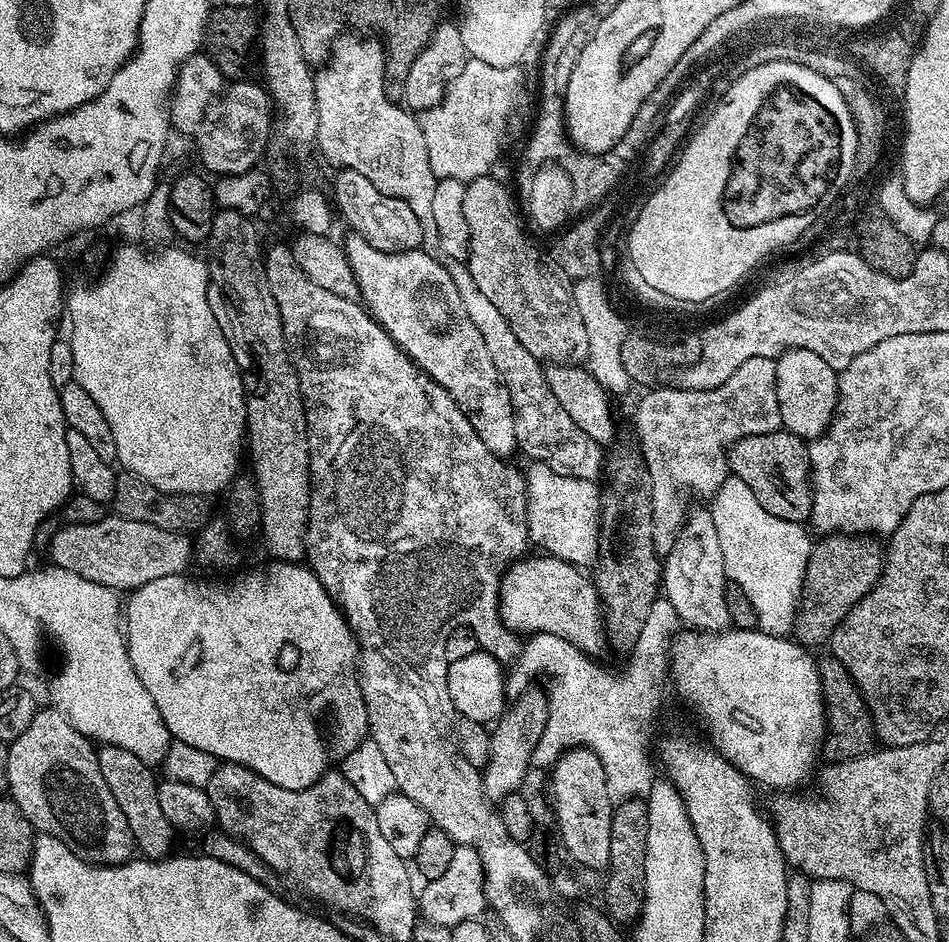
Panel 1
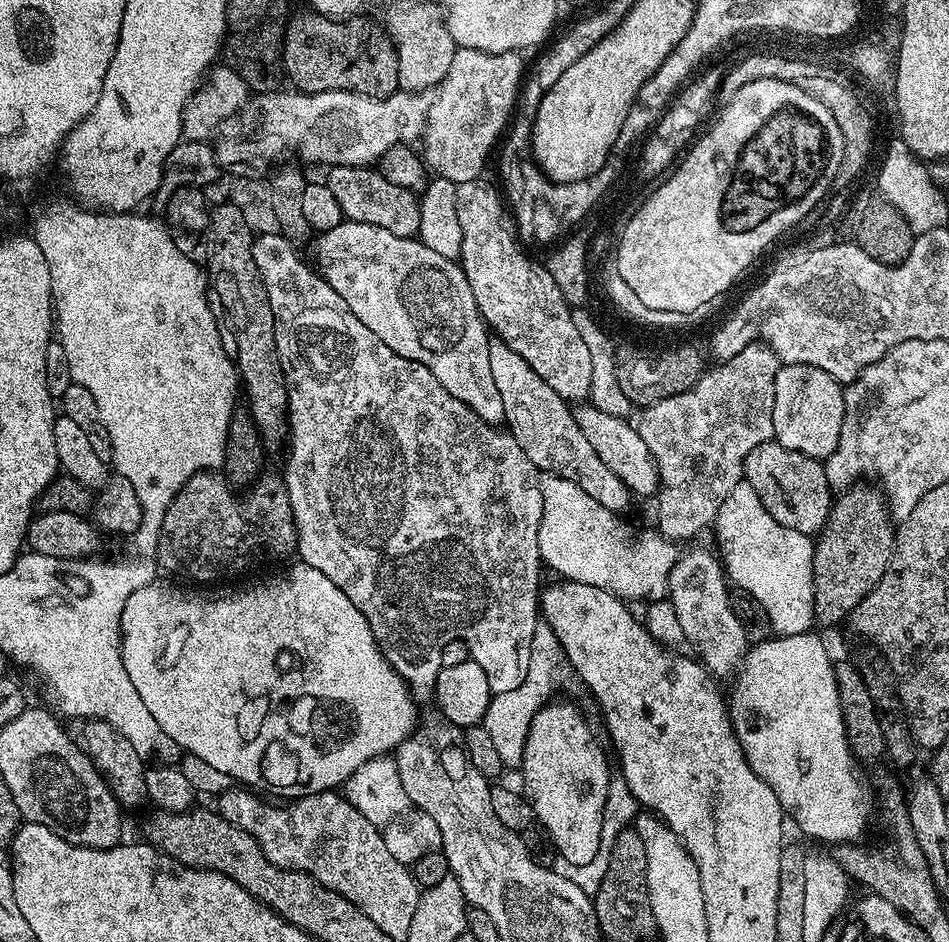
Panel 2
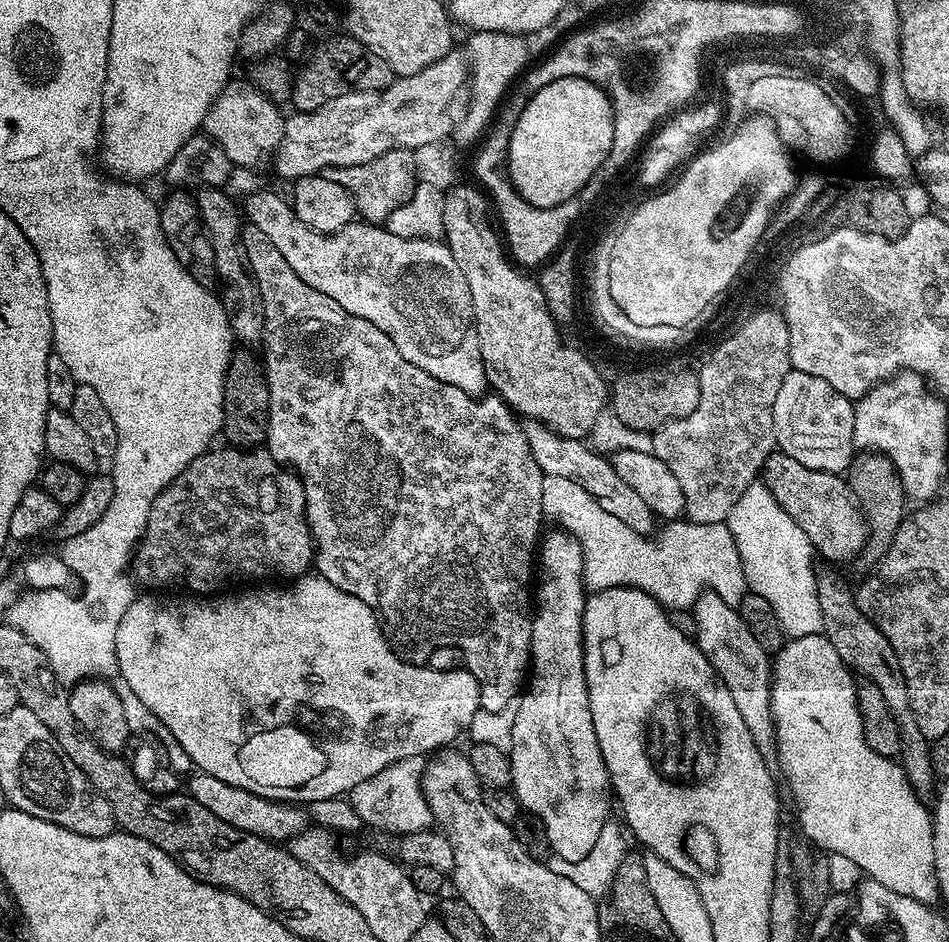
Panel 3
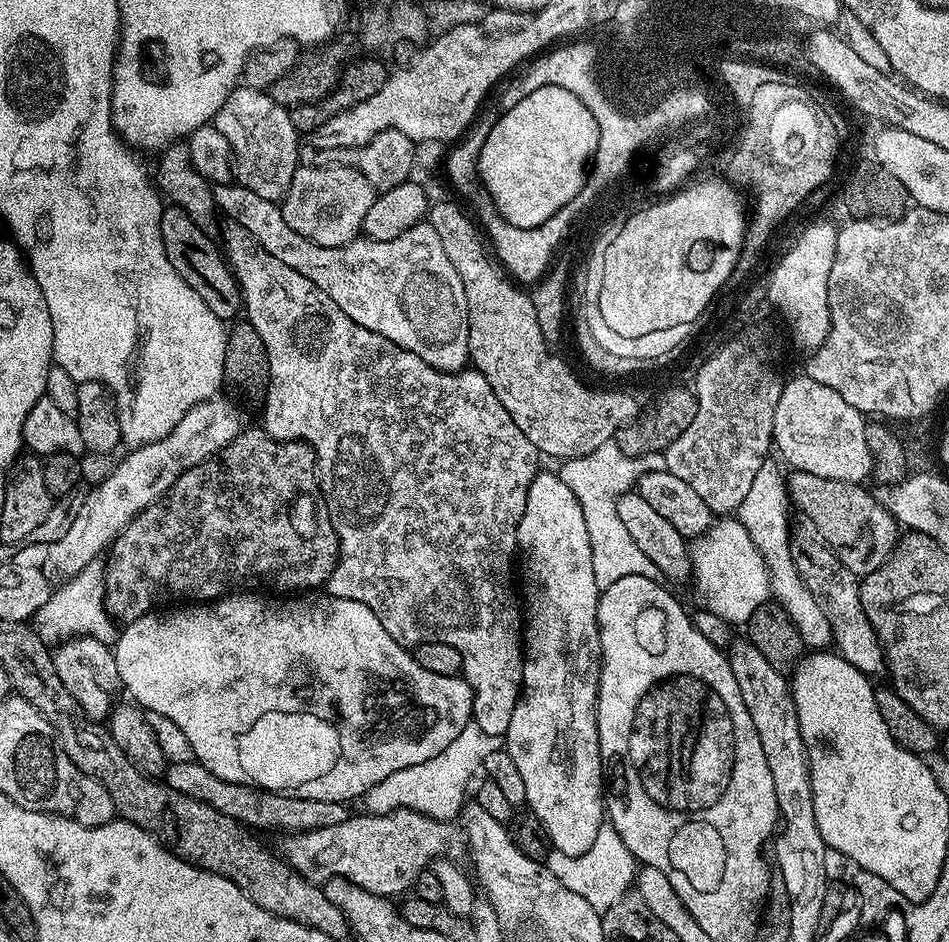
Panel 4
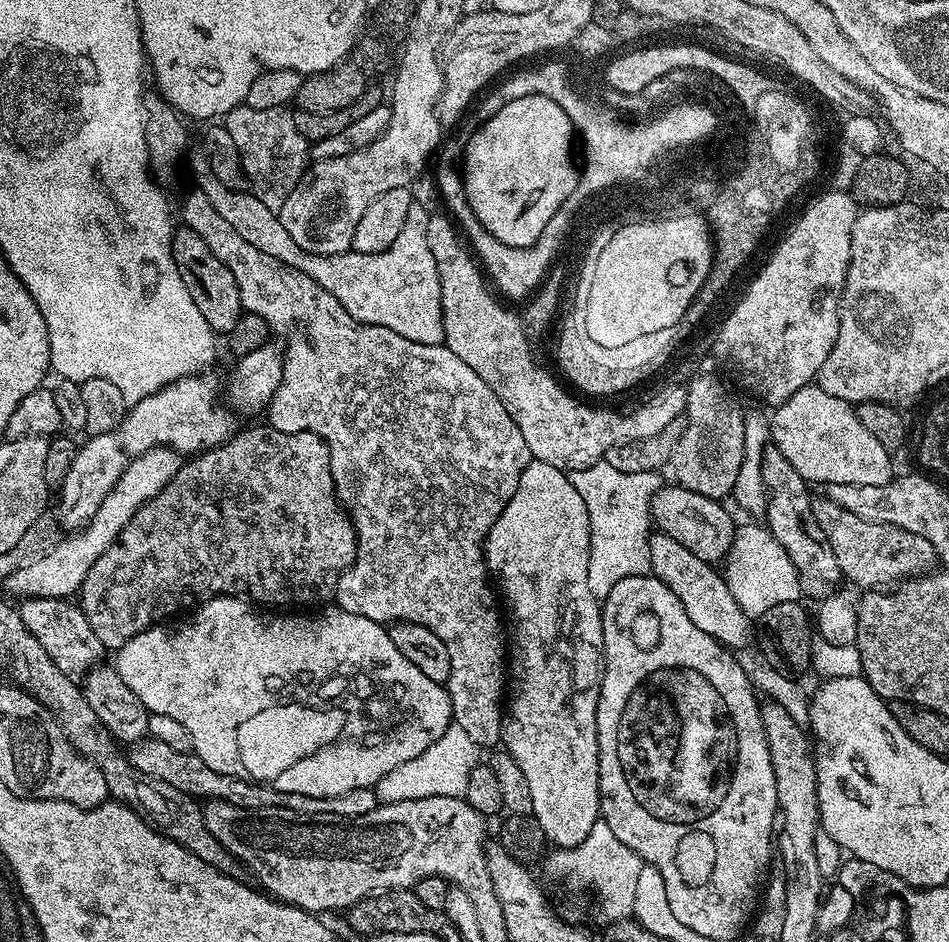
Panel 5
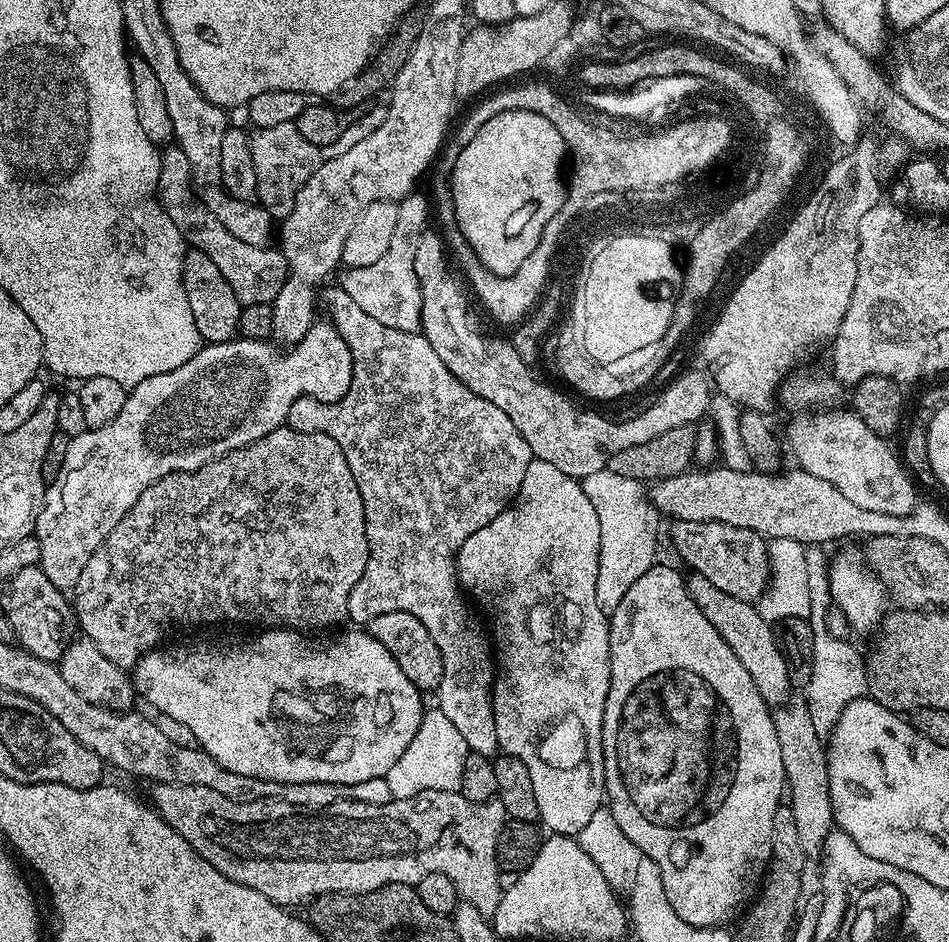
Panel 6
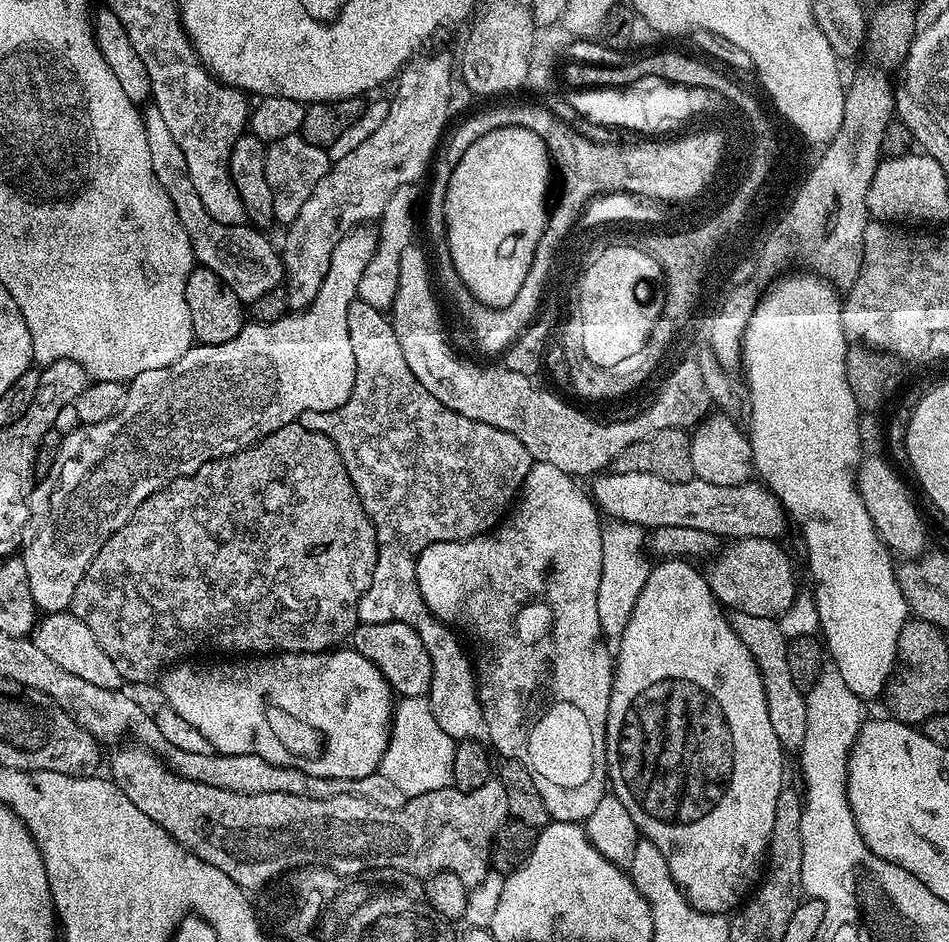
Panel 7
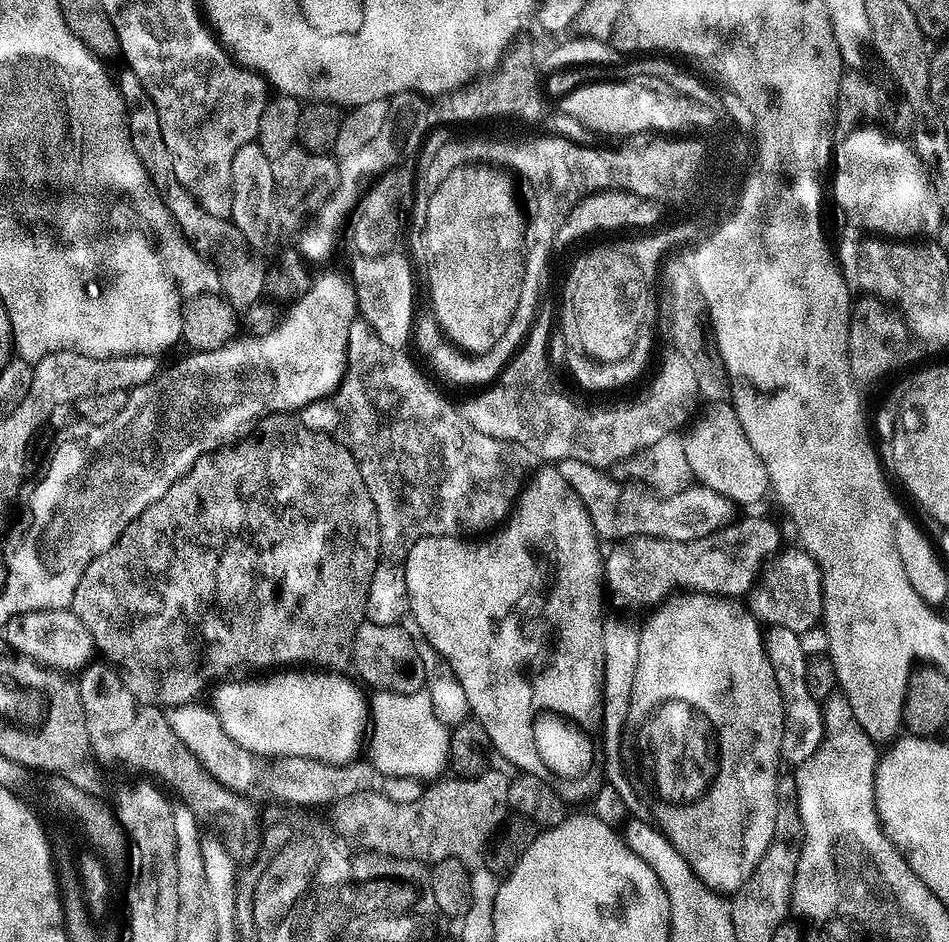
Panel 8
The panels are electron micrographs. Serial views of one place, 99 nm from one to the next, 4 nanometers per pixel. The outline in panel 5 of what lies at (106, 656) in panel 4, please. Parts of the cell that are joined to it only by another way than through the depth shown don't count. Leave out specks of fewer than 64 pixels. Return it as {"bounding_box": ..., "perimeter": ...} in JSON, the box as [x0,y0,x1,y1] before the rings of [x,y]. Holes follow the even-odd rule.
{"bounding_box":[18,598,105,678],"perimeter":[[[28,598],[19,605],[18,611],[26,630],[42,642],[46,654],[54,658],[54,666],[73,678],[83,677],[103,661],[105,646],[86,622],[86,614],[75,603],[67,599],[51,600],[50,598]]]}

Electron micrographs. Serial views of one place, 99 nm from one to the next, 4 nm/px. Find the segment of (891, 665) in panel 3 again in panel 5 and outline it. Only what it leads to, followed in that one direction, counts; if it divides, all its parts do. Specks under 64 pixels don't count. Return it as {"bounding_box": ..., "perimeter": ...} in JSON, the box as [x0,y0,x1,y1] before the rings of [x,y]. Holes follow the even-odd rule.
{"bounding_box":[762,444,843,600],"perimeter":[[[770,444],[763,454],[762,476],[767,488],[767,506],[764,513],[766,527],[773,538],[783,545],[790,560],[794,563],[794,568],[798,570],[799,586],[801,593],[807,598],[816,598],[823,600],[837,590],[839,584],[843,581],[841,567],[838,566],[837,555],[834,554],[833,547],[830,546],[829,539],[826,538],[825,531],[818,525],[817,519],[814,518],[813,497],[809,494],[809,483],[804,480],[798,470],[787,461],[786,456],[782,454],[776,445]]]}

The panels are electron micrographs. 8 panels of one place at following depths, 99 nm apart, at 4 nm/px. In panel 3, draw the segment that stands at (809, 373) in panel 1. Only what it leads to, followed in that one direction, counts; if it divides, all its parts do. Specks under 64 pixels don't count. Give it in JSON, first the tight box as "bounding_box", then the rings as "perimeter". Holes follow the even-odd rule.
{"bounding_box":[774,371,857,473],"perimeter":[[[791,371],[782,378],[778,398],[774,402],[776,448],[790,458],[810,466],[810,470],[847,473],[857,451],[854,442],[854,404],[847,400],[830,382],[814,378],[814,374]]]}

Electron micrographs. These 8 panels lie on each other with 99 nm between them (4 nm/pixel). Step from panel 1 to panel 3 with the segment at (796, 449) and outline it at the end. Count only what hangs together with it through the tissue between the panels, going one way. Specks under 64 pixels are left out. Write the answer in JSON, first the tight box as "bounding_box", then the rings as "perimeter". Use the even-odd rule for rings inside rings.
{"bounding_box":[762,450,868,565],"perimeter":[[[774,450],[766,458],[762,481],[777,500],[778,505],[802,528],[815,551],[833,560],[833,565],[861,555],[868,543],[868,521],[843,475],[822,470],[810,470],[795,458]]]}

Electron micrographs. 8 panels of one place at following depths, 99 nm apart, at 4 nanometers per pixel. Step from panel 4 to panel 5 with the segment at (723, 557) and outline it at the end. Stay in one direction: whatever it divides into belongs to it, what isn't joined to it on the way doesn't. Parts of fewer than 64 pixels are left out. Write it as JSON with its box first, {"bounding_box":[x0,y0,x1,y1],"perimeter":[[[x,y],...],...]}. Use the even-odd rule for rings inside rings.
{"bounding_box":[722,524,802,618],"perimeter":[[[748,524],[737,527],[732,549],[722,564],[724,581],[730,586],[730,594],[749,618],[758,618],[780,602],[799,601],[802,593],[798,570],[790,560],[783,545],[773,538],[767,527]]]}

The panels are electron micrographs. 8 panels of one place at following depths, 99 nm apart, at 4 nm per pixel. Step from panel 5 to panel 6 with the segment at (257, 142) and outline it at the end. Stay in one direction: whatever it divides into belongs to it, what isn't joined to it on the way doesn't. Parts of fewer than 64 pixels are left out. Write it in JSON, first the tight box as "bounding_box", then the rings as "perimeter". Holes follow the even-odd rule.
{"bounding_box":[250,123,322,218],"perimeter":[[[295,123],[269,128],[257,128],[251,133],[250,154],[254,158],[254,174],[258,178],[256,200],[273,218],[283,218],[294,210],[296,196],[302,186],[314,174],[322,159],[321,149],[315,148],[302,134]]]}

